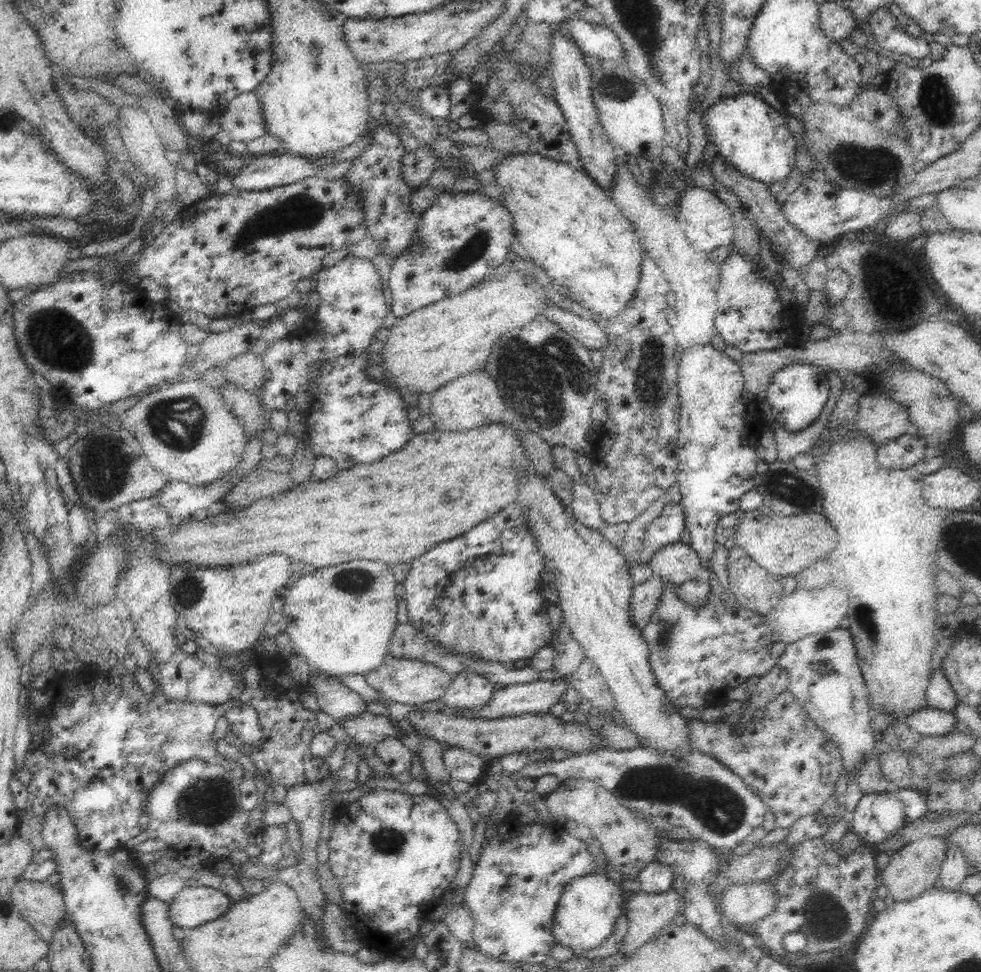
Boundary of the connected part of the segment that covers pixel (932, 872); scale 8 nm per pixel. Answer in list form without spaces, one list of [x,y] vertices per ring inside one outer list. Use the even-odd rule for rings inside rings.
[[[926,836],[918,840],[912,840],[902,846],[898,852],[890,857],[888,866],[880,870],[880,884],[888,888],[888,896],[892,896],[896,902],[912,900],[920,896],[925,890],[939,885],[939,875],[946,856],[947,841],[939,836]]]

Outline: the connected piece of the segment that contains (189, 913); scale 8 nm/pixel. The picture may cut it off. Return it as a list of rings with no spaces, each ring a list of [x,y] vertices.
[[[185,886],[170,902],[169,919],[178,928],[192,929],[228,912],[235,890]]]

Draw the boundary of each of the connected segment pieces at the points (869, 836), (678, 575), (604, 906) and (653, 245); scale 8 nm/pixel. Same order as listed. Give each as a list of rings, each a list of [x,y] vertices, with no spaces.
[[[914,788],[898,789],[888,792],[863,794],[856,808],[852,809],[850,830],[860,836],[865,845],[881,843],[900,832],[907,824],[918,820],[927,812],[925,792]]]
[[[682,541],[663,546],[649,560],[651,575],[678,586],[702,577],[698,553]]]
[[[588,874],[571,880],[560,894],[556,914],[552,918],[552,934],[558,944],[566,945],[575,953],[601,952],[604,942],[612,936],[618,920],[625,914],[626,894],[608,874]]]
[[[614,147],[614,154],[618,170],[614,174],[614,180],[610,183],[608,194],[618,205],[620,212],[623,212],[623,215],[632,223],[632,228],[636,231],[647,257],[658,263],[660,270],[664,272],[664,276],[668,280],[670,292],[666,294],[666,306],[668,306],[666,316],[668,316],[668,326],[672,328],[672,336],[676,340],[676,350],[674,350],[672,358],[676,360],[676,364],[679,364],[680,356],[684,354],[686,348],[713,343],[710,338],[717,332],[714,320],[717,312],[716,290],[718,280],[720,280],[720,266],[727,257],[729,248],[720,252],[720,261],[715,263],[712,261],[714,260],[713,250],[694,251],[683,235],[680,221],[676,217],[681,211],[681,201],[673,206],[671,213],[654,205],[646,188],[638,184],[629,170],[626,152],[621,148]]]

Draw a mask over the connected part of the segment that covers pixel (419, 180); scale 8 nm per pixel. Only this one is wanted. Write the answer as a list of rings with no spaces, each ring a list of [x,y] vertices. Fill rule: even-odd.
[[[422,146],[406,151],[402,159],[402,178],[408,186],[425,186],[426,180],[432,176],[439,162],[434,149]]]

